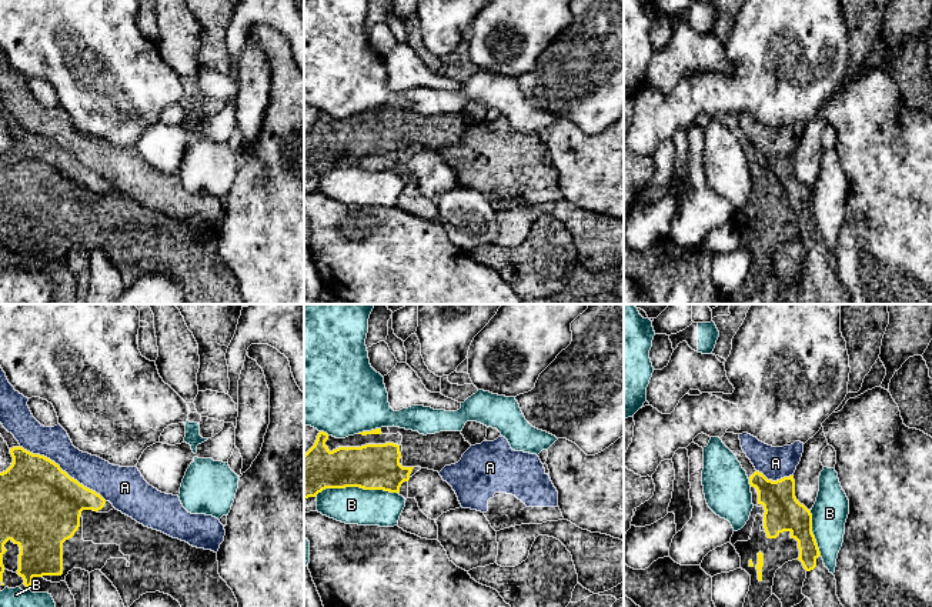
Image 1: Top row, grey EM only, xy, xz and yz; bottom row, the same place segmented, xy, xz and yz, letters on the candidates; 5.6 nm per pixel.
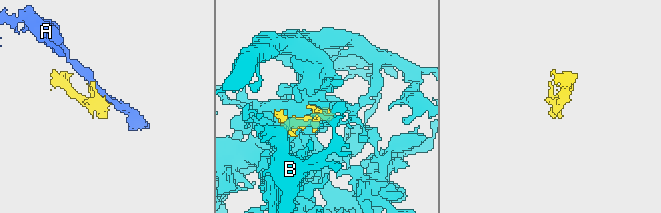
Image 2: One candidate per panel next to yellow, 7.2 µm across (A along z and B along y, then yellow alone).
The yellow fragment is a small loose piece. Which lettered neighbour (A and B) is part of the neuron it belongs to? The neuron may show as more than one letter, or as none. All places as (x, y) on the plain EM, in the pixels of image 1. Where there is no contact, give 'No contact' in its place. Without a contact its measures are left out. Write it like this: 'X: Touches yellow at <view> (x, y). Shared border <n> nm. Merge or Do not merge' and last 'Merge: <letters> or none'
A: Touches yellow at xy (62, 150). Shared border 600 nm. Do not merge
B: Touches yellow at xz (356, 166). Shared border 460 nm. Do not merge
Merge: none

